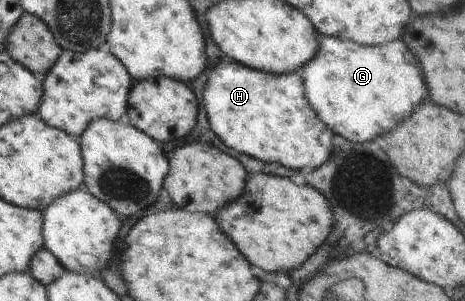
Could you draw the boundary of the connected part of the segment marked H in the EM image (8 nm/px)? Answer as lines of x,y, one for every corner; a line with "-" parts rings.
221,60
205,74
207,82
203,96
207,118
213,132
223,142
223,149
298,171
315,170
329,160
335,134
318,119
304,96
303,79
299,72
274,75
237,61

